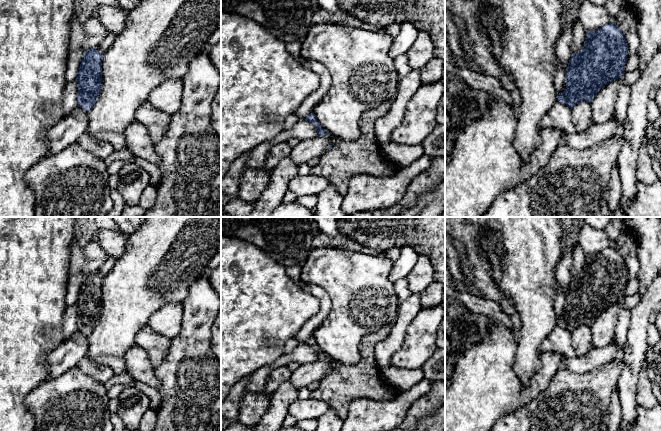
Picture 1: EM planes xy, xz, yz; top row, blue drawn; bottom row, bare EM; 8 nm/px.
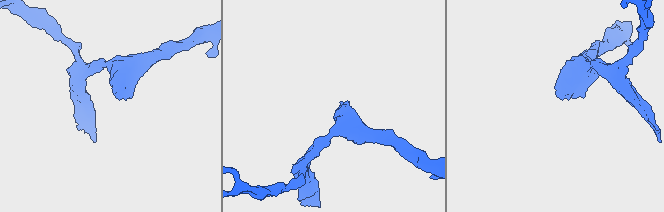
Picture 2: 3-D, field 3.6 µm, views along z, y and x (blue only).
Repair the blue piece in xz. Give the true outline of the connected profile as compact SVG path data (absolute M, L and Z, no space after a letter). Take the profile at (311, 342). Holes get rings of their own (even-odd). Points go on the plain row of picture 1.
M311 337L310 339L308 339L304 344L309 345L309 346L316 349L316 351L317 351L317 360L330 359L325 353L322 352L320 347L317 345L316 340L315 340L314 337Z

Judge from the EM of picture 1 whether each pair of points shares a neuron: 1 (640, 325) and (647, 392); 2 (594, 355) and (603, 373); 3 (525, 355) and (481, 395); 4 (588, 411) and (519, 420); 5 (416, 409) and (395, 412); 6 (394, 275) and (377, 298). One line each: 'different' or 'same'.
1: different
2: different
3: different
4: same
5: different
6: different

